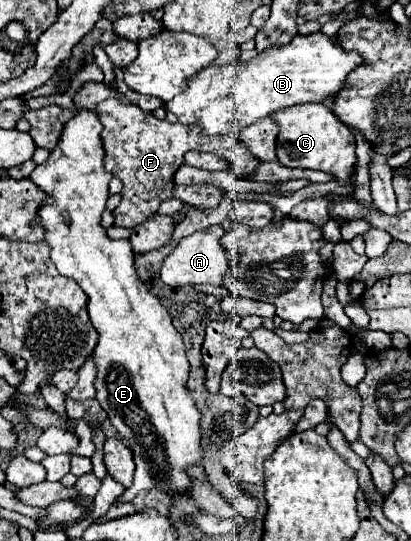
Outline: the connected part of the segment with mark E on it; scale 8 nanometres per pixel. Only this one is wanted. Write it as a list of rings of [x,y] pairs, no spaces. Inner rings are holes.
[[[81,111],[73,119],[65,123],[61,139],[57,147],[51,151],[47,163],[39,165],[31,173],[31,181],[47,193],[45,205],[39,209],[39,217],[45,225],[45,243],[51,247],[51,259],[59,273],[75,279],[79,287],[87,293],[89,303],[89,319],[99,333],[97,347],[93,351],[97,363],[97,401],[107,411],[109,421],[125,437],[127,445],[135,457],[135,479],[129,489],[119,497],[119,501],[131,501],[135,493],[143,489],[161,489],[171,495],[171,521],[183,521],[183,515],[193,515],[199,509],[187,495],[187,473],[185,467],[195,465],[203,459],[203,451],[199,447],[199,409],[191,399],[185,381],[189,375],[189,363],[185,357],[185,345],[181,335],[171,323],[171,317],[165,307],[161,307],[159,299],[139,283],[133,265],[133,249],[129,241],[111,241],[105,235],[105,229],[99,225],[101,213],[105,211],[105,203],[109,197],[109,181],[113,175],[103,171],[103,143],[101,143],[101,123],[93,111]],[[63,211],[69,213],[71,223],[65,225]]]

